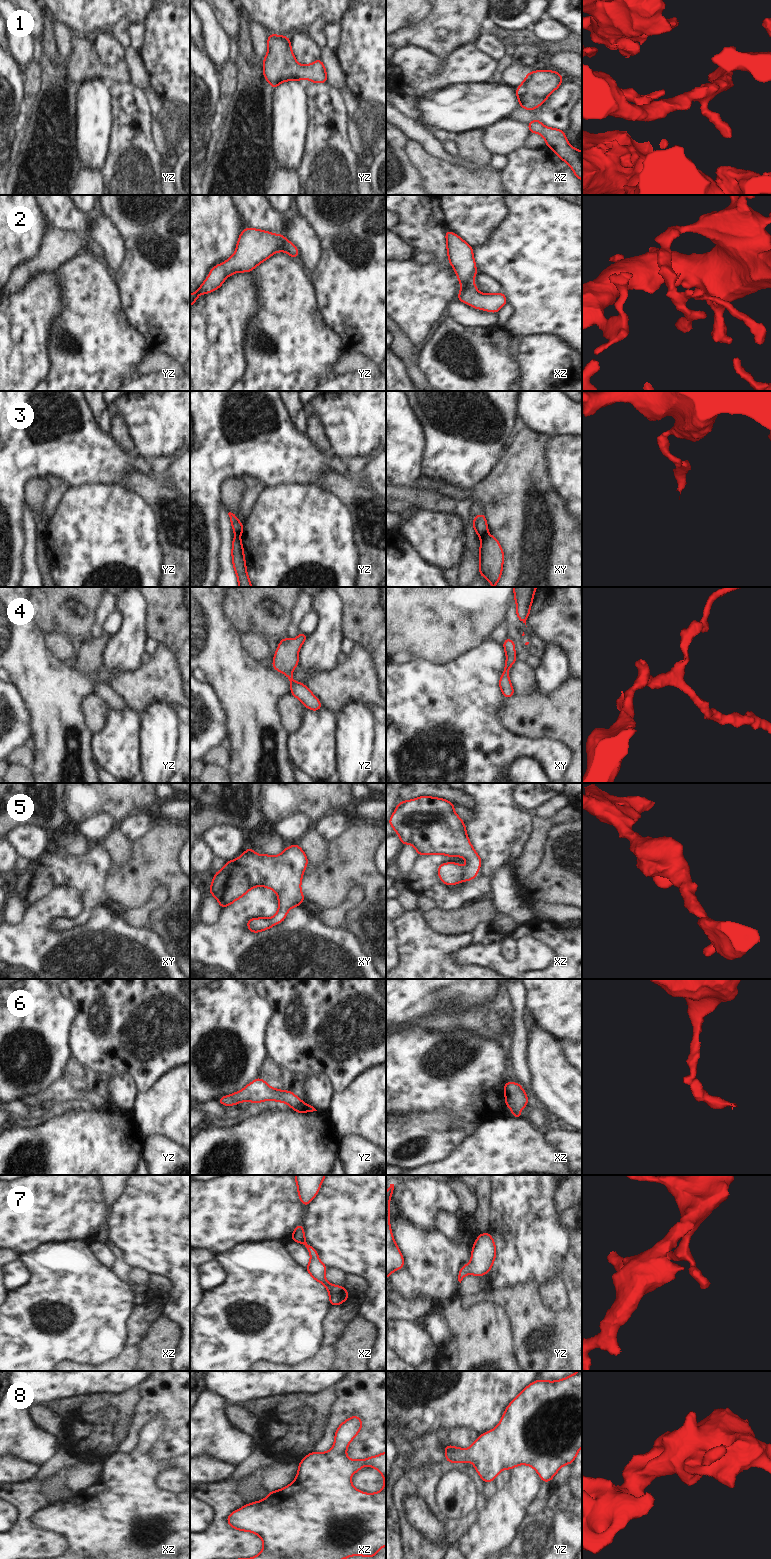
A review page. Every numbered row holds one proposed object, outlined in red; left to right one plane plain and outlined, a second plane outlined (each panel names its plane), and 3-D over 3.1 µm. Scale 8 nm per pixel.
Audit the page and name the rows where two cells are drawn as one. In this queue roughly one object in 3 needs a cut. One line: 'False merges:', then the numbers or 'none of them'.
False merges: 3, 6

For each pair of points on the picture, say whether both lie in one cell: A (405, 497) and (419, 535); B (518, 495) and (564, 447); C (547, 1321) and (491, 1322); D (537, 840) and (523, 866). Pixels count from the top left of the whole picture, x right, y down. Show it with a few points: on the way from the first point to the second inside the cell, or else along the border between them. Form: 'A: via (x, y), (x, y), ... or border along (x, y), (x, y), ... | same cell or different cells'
A: border along (421, 508), (427, 511), (444, 513) | different cells
B: border along (546, 441), (545, 465), (552, 488) | different cells
C: border along (496, 1303), (501, 1305), (508, 1315), (513, 1345) | different cells
D: via (535, 846), (528, 860) | same cell

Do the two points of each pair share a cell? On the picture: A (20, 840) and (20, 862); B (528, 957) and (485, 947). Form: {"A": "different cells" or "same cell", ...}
{"A": "different cells", "B": "same cell"}

